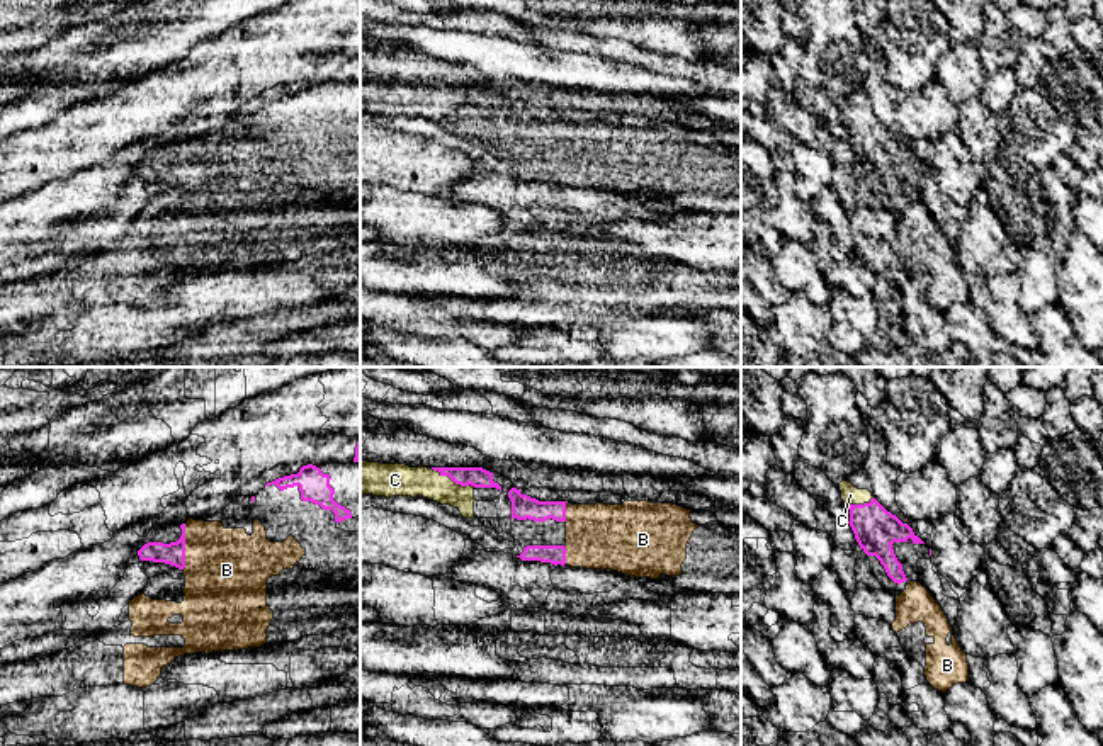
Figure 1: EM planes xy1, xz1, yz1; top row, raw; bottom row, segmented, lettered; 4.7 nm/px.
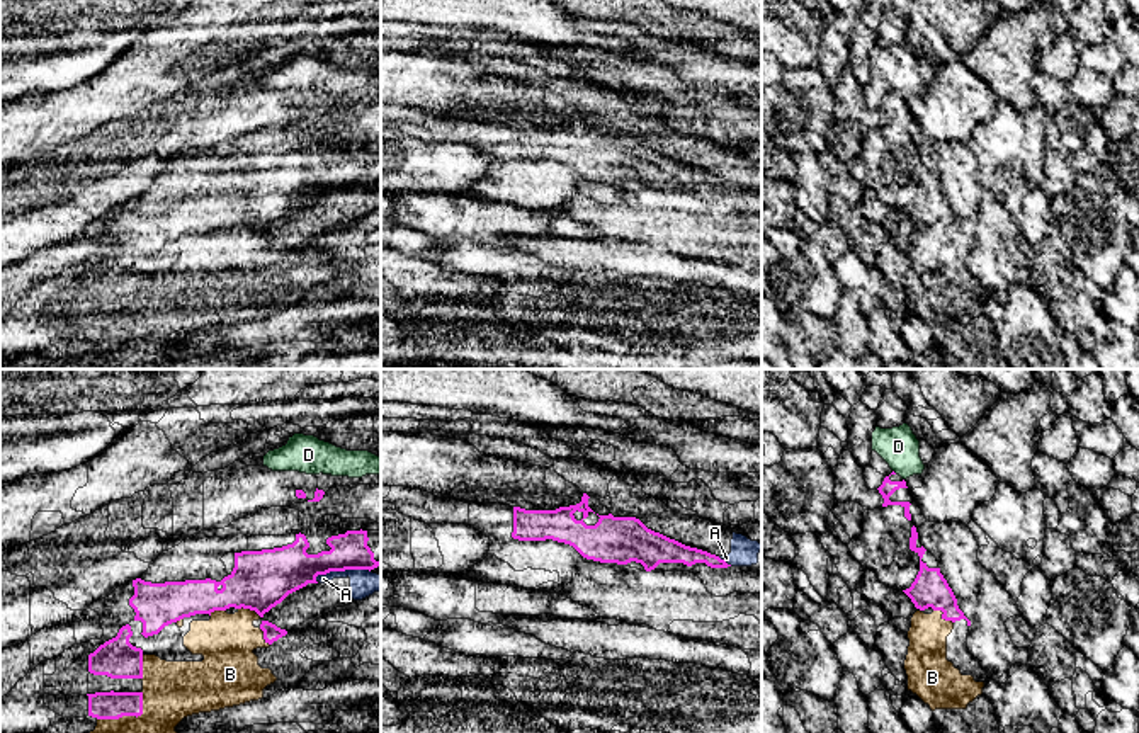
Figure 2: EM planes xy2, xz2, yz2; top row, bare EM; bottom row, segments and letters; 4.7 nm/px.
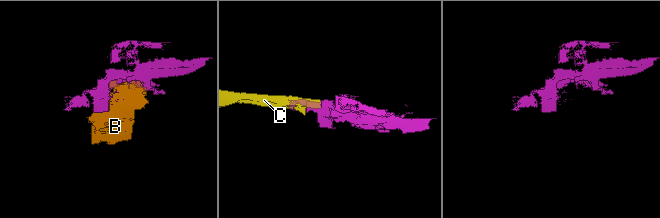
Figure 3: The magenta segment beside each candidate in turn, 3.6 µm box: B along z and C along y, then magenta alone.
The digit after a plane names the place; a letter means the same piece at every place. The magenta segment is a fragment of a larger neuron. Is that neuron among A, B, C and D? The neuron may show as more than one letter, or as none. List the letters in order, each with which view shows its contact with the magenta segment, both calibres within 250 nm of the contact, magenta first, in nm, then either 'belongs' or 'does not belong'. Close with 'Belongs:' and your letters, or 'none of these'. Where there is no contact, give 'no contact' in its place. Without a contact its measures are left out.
A: xy2 | 220/130 nm | does not belong
B: xy2 | 130/280 nm | belongs
C: xz1 | 100/150 nm | belongs
D: no contact | does not belong
Belongs: B, C

